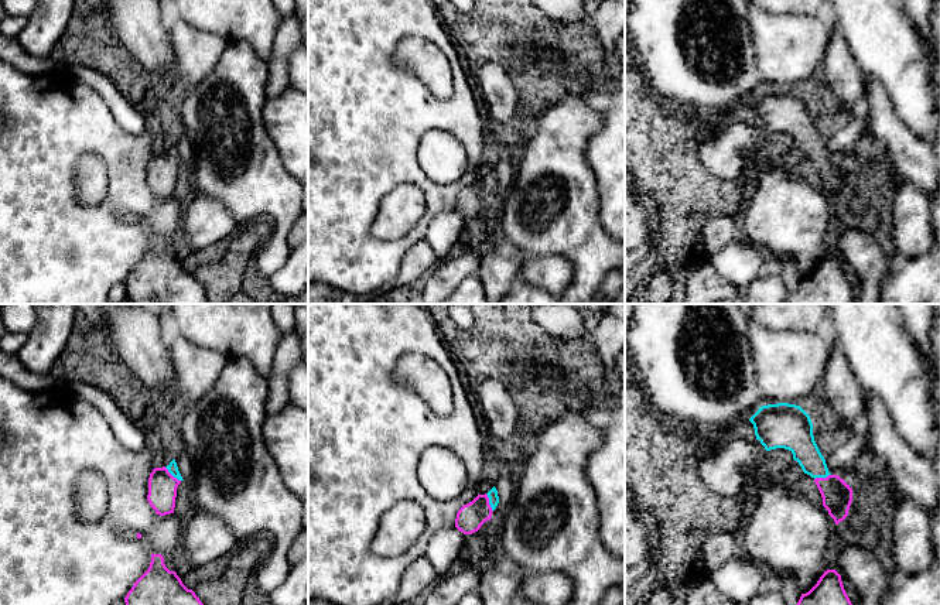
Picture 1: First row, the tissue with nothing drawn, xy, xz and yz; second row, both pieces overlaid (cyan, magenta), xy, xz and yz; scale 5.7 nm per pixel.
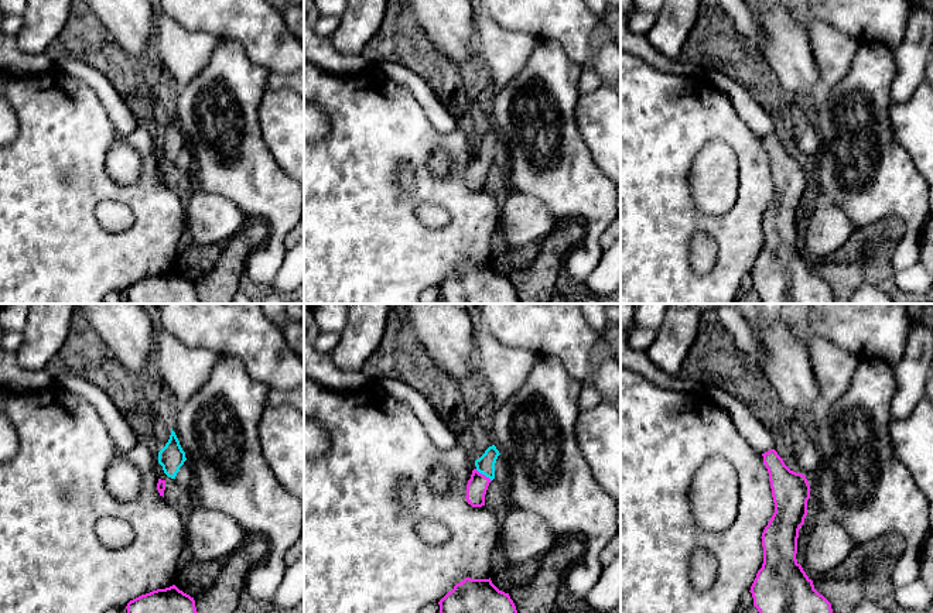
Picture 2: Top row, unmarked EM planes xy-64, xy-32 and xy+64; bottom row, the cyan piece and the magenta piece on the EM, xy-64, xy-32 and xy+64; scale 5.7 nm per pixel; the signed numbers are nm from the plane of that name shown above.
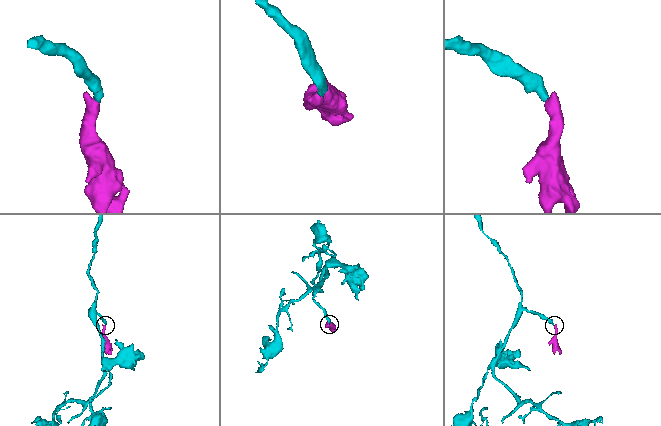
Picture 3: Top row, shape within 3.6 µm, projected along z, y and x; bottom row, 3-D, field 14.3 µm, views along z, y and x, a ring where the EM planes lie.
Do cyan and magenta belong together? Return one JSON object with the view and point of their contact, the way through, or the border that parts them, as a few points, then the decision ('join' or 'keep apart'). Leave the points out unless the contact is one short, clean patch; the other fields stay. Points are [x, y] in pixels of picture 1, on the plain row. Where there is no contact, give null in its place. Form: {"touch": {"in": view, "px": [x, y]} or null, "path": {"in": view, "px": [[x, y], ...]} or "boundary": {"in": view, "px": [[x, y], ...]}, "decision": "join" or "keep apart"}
{"touch": {"in": "xy", "px": [173, 159]}, "path": {"in": "xy", "px": [[173, 151], [173, 159], [163, 170]]}, "decision": "join"}

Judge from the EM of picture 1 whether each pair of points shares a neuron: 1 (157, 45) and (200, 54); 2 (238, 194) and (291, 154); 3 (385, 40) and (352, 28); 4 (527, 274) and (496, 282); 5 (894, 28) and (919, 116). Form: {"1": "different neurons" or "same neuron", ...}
{"1": "different neurons", "2": "different neurons", "3": "same neuron", "4": "different neurons", "5": "same neuron"}

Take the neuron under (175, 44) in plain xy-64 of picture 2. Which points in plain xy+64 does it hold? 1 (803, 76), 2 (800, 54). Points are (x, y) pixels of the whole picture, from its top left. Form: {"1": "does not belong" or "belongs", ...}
{"1": "does not belong", "2": "does not belong"}

